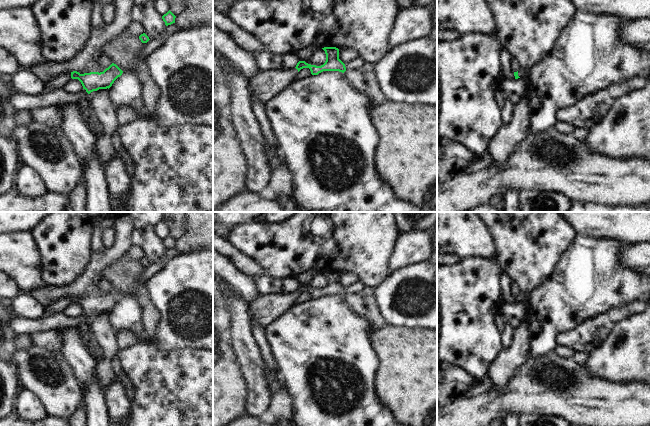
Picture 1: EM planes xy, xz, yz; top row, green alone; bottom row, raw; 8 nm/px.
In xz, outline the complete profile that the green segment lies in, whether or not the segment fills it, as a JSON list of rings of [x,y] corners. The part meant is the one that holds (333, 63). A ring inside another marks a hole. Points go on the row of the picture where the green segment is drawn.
[[[336,47],[322,48],[326,54],[326,61],[321,66],[311,65],[299,61],[295,68],[272,71],[259,71],[247,82],[251,93],[251,100],[258,100],[266,104],[274,96],[282,92],[294,80],[296,74],[303,68],[309,68],[312,75],[323,71],[346,71],[345,64],[339,59],[339,49]]]

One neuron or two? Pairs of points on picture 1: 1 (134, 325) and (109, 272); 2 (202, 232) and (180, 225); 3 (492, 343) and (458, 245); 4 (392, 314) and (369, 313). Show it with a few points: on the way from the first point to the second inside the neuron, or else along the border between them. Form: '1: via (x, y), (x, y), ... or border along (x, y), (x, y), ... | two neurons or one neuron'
1: border along (124, 294), (134, 293), (140, 312) | two neurons
2: border along (186, 222), (186, 231), (176, 240) | two neurons
3: border along (487, 258), (466, 257), (460, 260) | two neurons
4: border along (373, 292), (380, 315), (387, 324) | two neurons

